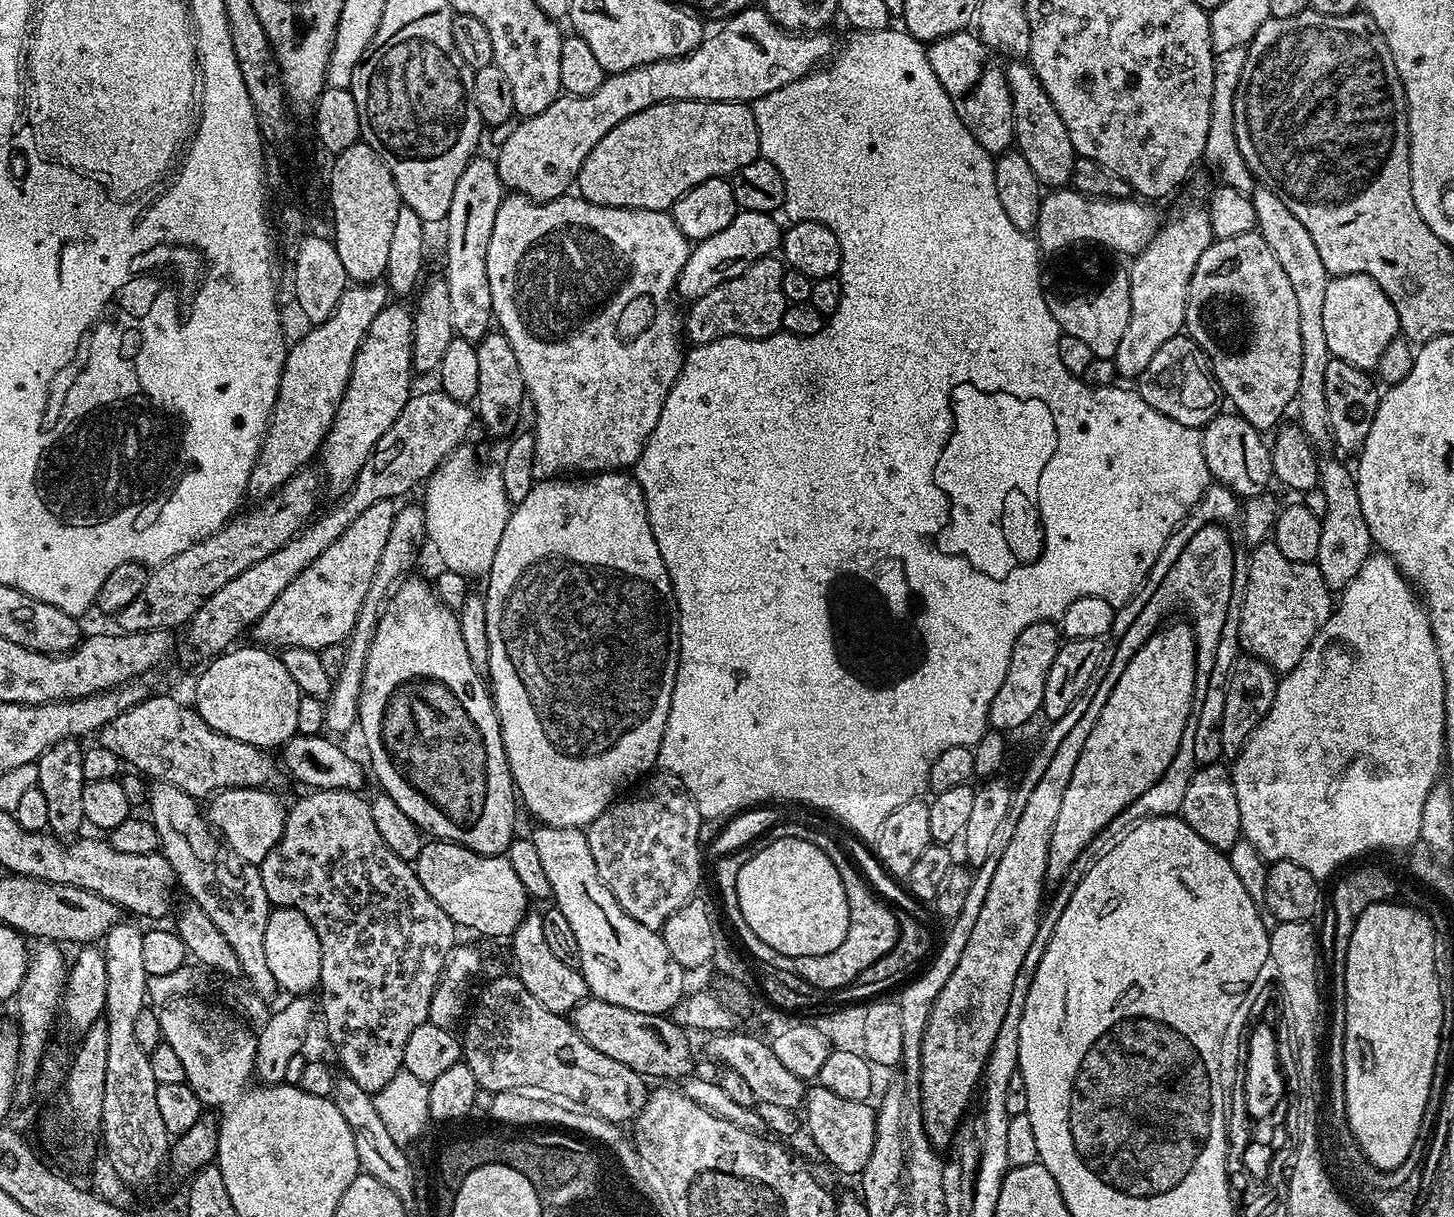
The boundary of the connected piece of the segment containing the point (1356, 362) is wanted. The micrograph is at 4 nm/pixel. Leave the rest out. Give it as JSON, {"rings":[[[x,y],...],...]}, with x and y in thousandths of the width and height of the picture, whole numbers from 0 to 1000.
{"rings":[[[939,224],[926,225],[925,227],[917,227],[912,235],[912,245],[910,246],[910,273],[912,274],[912,282],[915,292],[923,297],[928,297],[928,301],[944,304],[947,302],[950,294],[951,288],[956,283],[958,279],[964,275],[963,262],[950,235],[945,228]]]}

